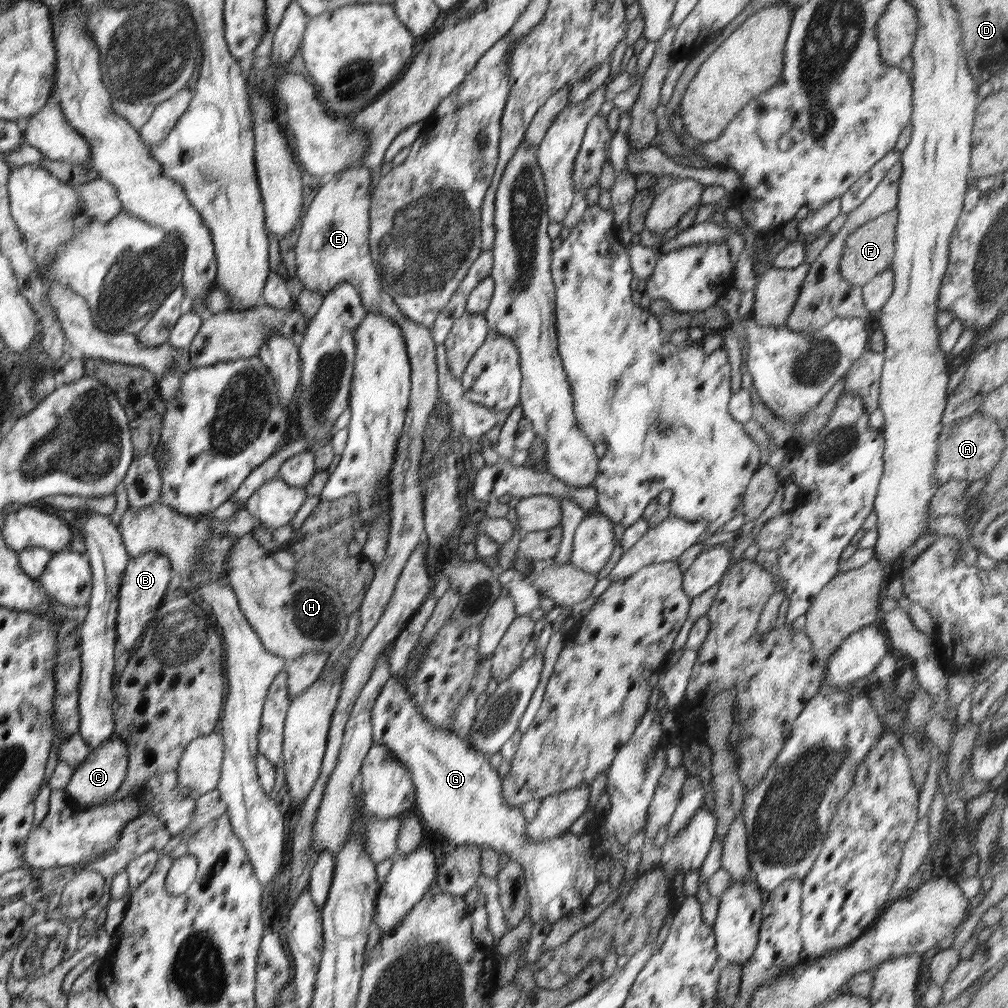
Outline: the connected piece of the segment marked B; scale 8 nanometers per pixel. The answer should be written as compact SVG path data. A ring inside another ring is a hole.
M155 550L133 557L129 567L125 568L124 583L121 586L121 607L118 608L118 644L122 658L126 658L124 652L138 642L142 630L156 617L171 578L171 562L165 553Z

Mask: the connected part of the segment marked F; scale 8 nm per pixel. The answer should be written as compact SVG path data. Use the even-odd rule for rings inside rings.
M895 208L865 222L853 233L847 236L846 244L842 252L842 259L839 262L842 278L850 284L863 287L877 274L889 268L894 260L895 226L898 218L898 211Z

